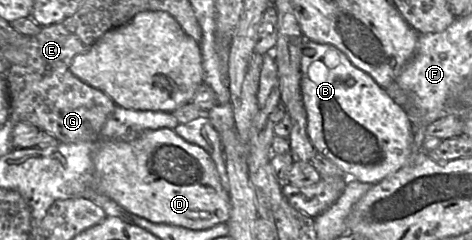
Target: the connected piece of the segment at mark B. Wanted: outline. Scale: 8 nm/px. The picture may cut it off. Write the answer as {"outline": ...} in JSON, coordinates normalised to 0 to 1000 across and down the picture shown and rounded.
{"outline":[[[648,167],[640,213],[636,296],[636,367],[642,438],[650,479],[650,558],[667,625],[682,638],[699,671],[722,700],[737,738],[756,746],[765,758],[784,763],[788,771],[805,758],[867,679],[875,638],[877,554],[877,533],[867,479],[854,446],[833,417],[818,371],[809,367],[780,304],[748,271],[739,242],[725,213],[701,183],[680,183]]]}

